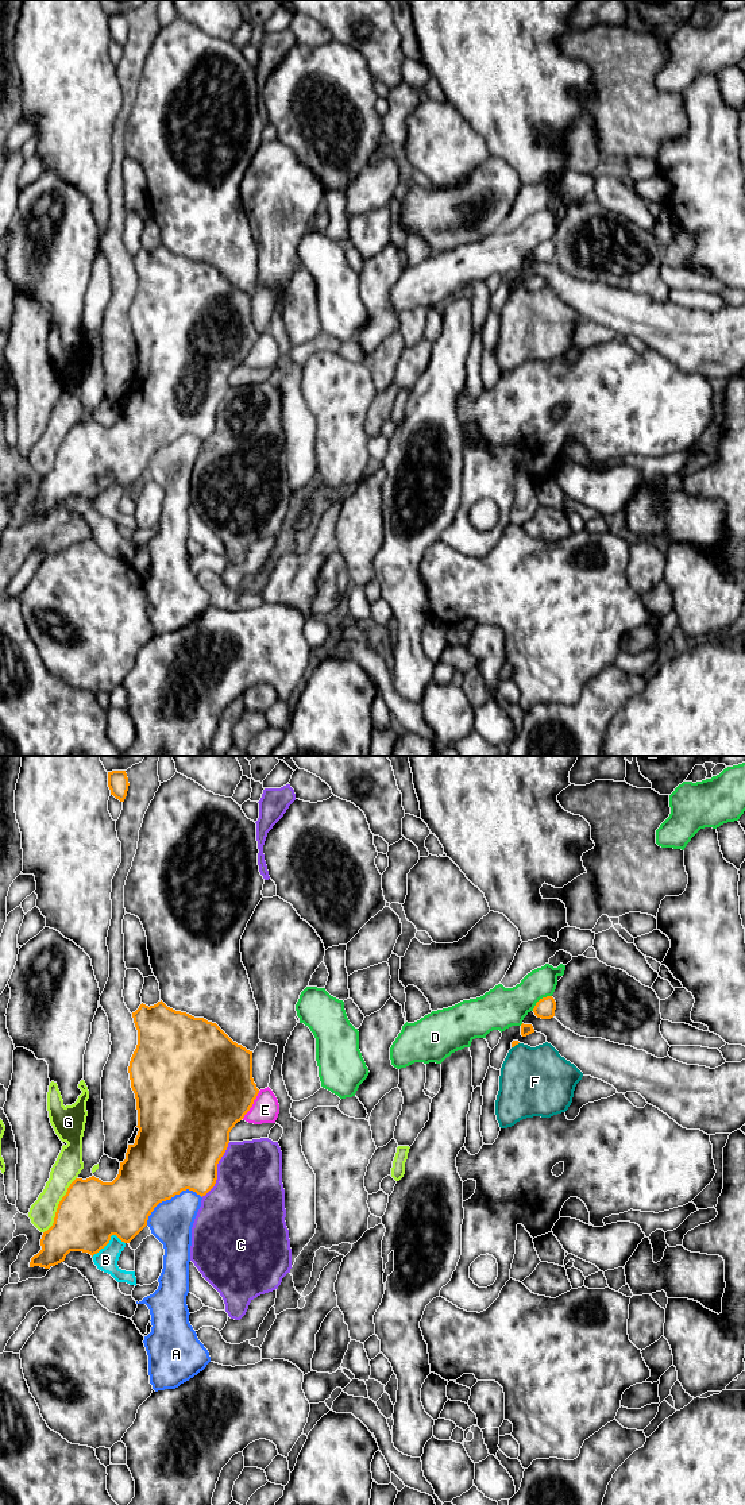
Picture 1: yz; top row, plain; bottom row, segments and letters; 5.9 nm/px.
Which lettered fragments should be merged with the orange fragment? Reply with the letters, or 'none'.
none

